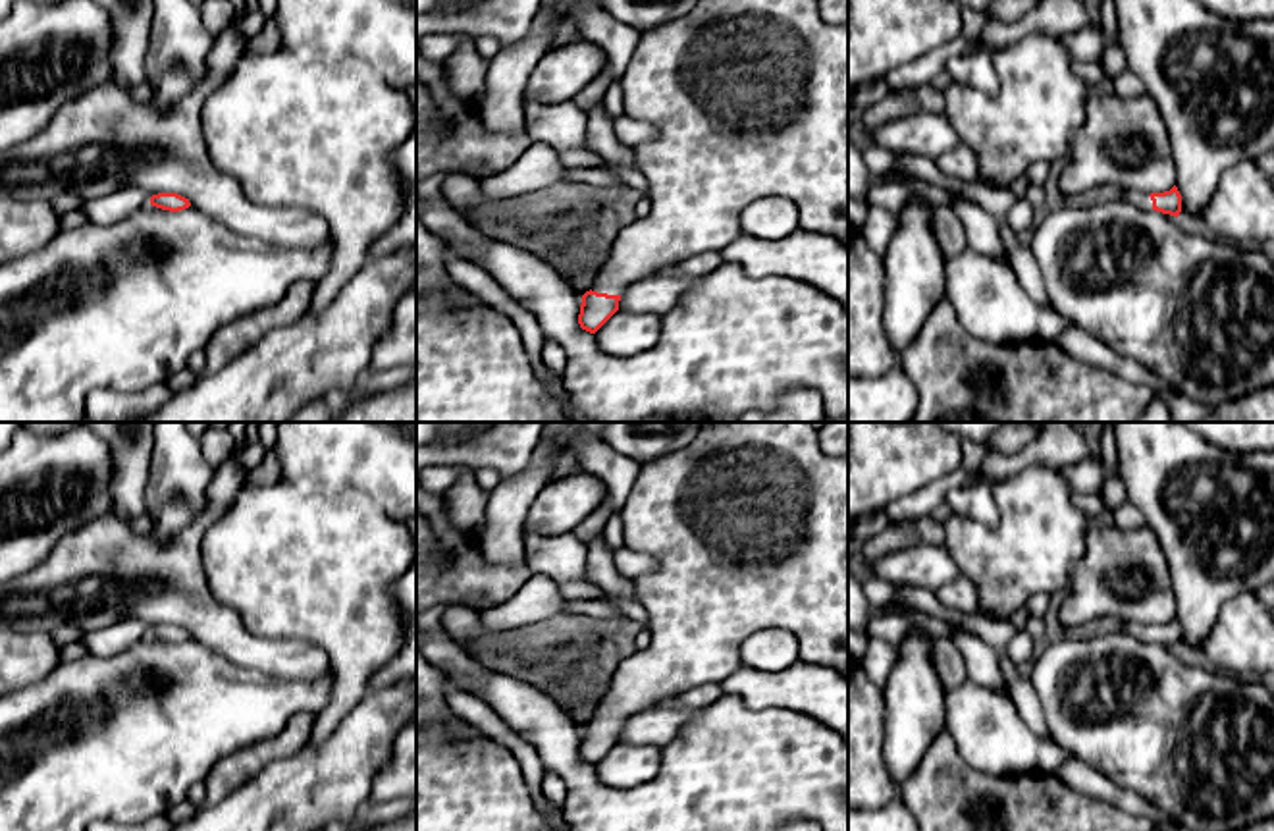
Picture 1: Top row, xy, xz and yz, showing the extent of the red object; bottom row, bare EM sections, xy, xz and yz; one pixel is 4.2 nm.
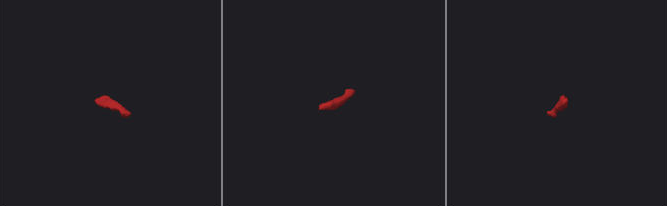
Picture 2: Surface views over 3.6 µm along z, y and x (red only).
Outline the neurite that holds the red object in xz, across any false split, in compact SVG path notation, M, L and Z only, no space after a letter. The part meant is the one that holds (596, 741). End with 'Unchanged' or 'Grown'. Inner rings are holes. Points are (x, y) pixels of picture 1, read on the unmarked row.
M703 422L696 440L684 449L642 463L628 499L619 509L624 548L650 555L655 569L636 576L634 588L650 617L651 644L646 650L623 650L611 659L607 692L582 727L578 756L596 765L617 742L624 719L646 706L696 684L721 683L740 665L742 642L759 630L790 630L798 638L800 659L825 665L848 679L848 455L827 455L819 445L819 430L811 422Z. Grown

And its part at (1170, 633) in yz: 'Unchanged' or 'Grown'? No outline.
Grown

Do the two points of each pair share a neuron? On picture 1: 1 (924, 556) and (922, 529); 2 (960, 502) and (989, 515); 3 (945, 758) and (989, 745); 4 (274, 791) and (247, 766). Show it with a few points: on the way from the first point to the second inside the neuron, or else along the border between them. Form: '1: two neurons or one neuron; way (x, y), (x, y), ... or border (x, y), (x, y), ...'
1: two neurons; border (943, 542), (902, 546), (879, 560)
2: one neuron; way (968, 502), (976, 502), (982, 508)
3: two neurons; border (945, 729), (956, 752), (970, 766), (999, 776)
4: two neurons; border (297, 754), (272, 760), (220, 803)

